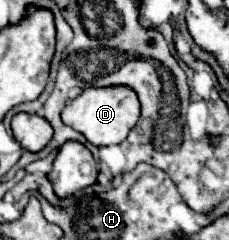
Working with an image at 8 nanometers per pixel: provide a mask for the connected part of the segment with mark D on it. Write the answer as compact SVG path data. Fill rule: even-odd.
M105 86L105 88L85 88L75 100L71 100L61 118L67 126L81 132L95 146L111 146L119 144L127 138L127 134L135 128L141 118L141 104L133 88L129 86Z

